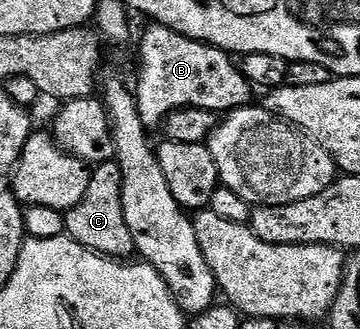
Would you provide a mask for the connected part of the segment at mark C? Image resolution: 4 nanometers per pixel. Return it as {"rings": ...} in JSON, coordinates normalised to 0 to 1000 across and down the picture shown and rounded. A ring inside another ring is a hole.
{"rings":[[[322,486],[292,489],[250,523],[242,574],[225,614],[197,629],[178,650],[189,717],[217,733],[231,751],[258,757],[267,769],[289,769],[317,787],[358,787],[372,778],[369,717],[353,690],[353,666],[342,666],[342,617],[336,605],[336,523]]]}

